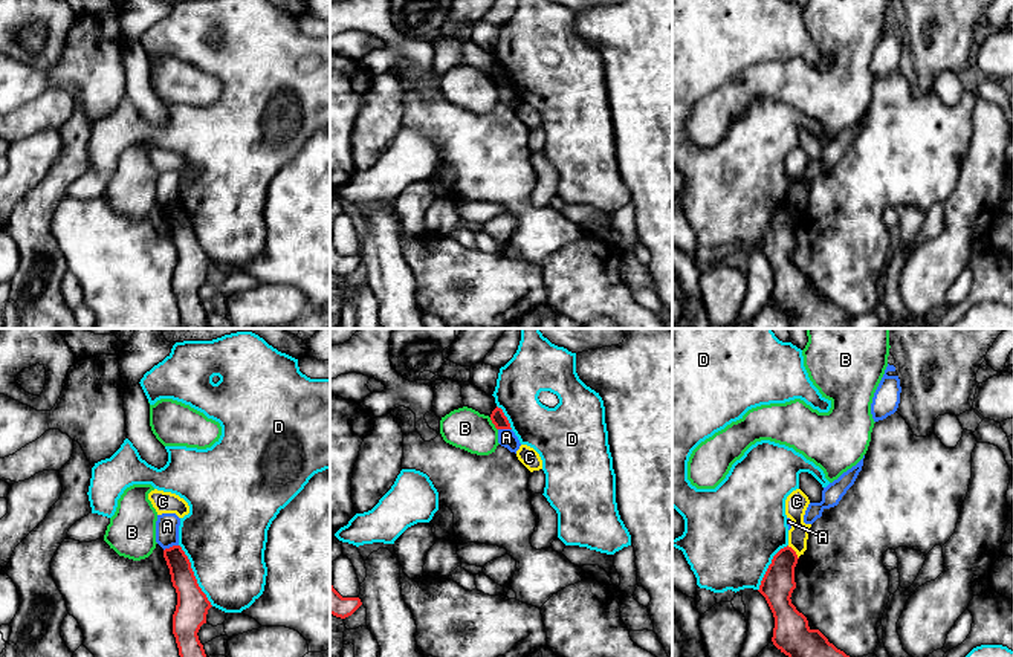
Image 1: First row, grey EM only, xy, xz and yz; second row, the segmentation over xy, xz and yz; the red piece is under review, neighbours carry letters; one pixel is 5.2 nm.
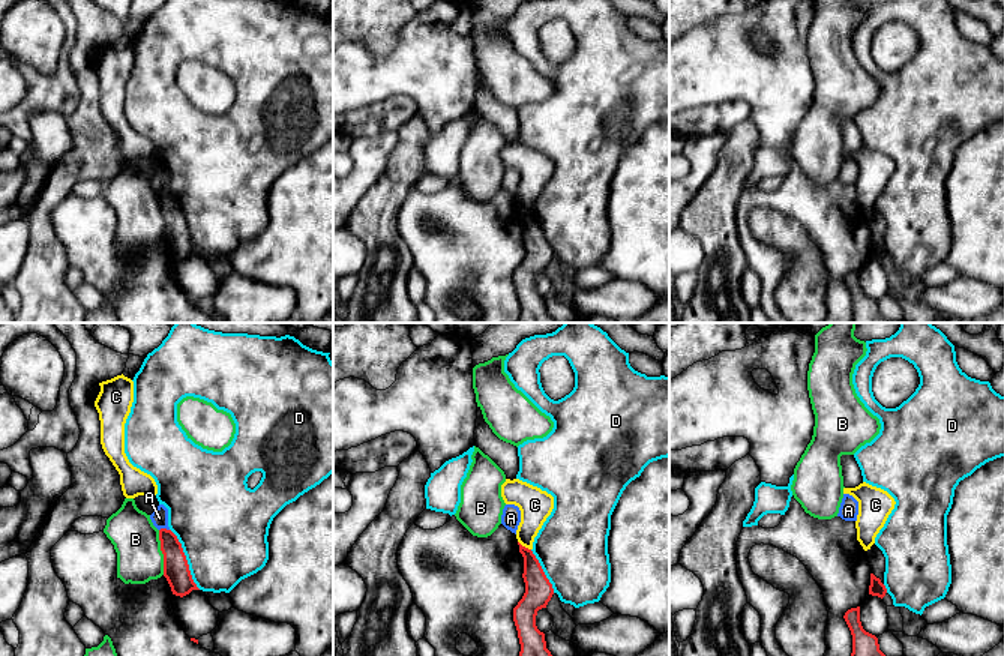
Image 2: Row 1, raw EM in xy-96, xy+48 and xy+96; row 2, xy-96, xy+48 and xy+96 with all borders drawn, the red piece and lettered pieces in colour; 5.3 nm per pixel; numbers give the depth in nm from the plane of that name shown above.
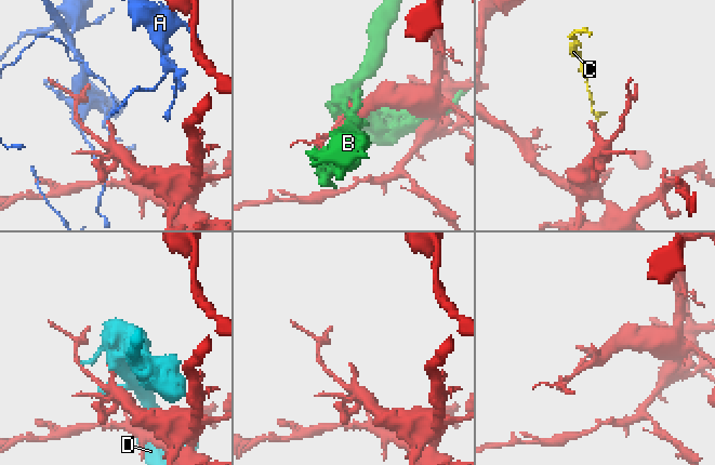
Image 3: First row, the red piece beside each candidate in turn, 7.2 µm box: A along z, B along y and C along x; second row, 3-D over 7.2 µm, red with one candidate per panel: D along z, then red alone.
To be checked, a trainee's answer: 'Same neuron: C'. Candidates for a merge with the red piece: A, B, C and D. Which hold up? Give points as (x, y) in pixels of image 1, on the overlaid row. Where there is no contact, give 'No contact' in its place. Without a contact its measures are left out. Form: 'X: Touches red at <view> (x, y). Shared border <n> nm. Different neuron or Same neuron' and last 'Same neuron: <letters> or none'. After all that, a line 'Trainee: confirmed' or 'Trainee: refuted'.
A: Touches red at xy (170, 547). Shared border 90 nm. Different neuron
B: Touches red at xz (492, 422). Shared border 80 nm. Different neuron
C: Touches red at yz (795, 552). Shared border 90 nm. Different neuron
D: Touches red at xy (193, 575). Shared border 380 nm. Different neuron
Same neuron: none
Trainee: refuted

